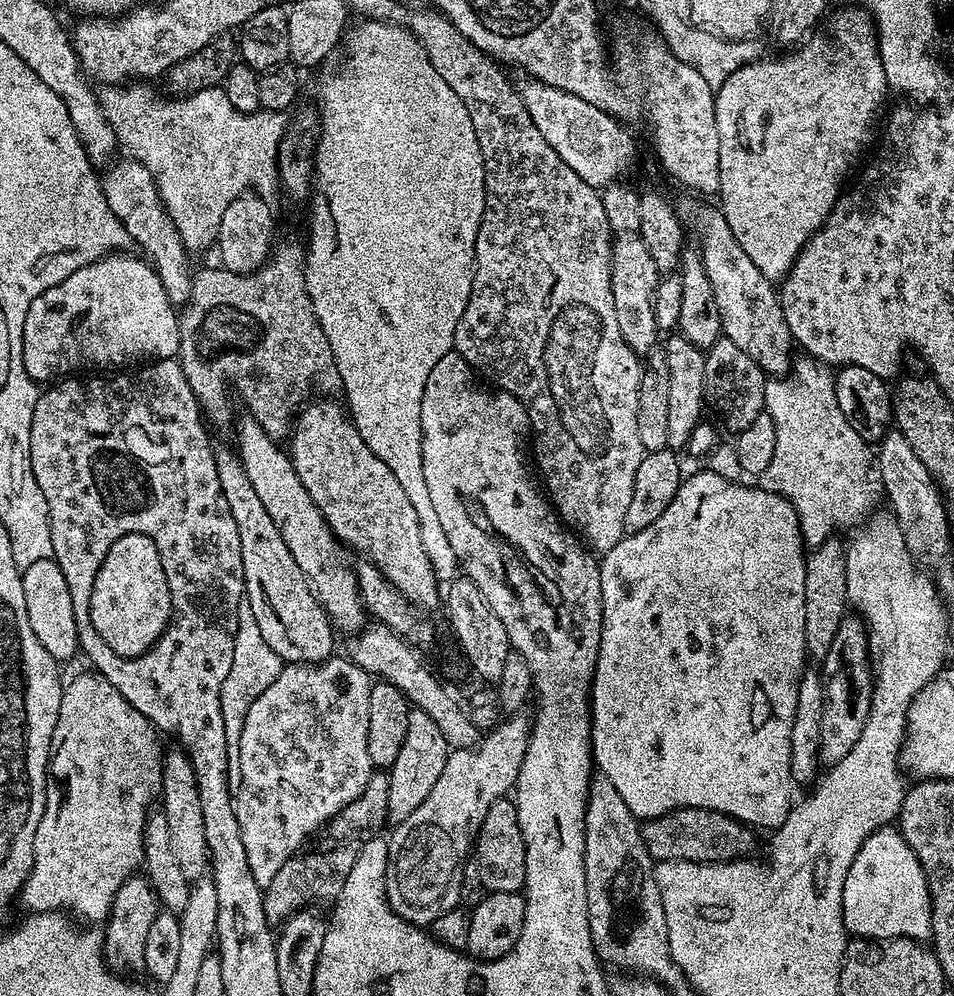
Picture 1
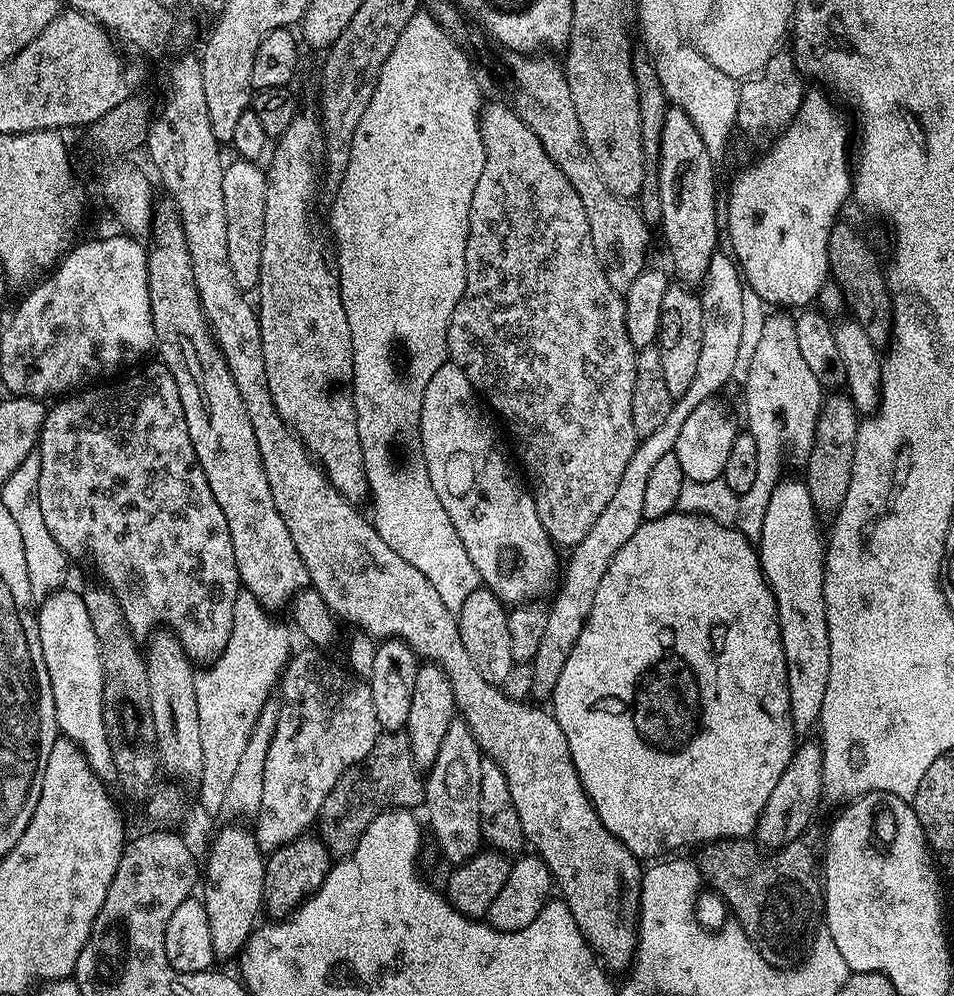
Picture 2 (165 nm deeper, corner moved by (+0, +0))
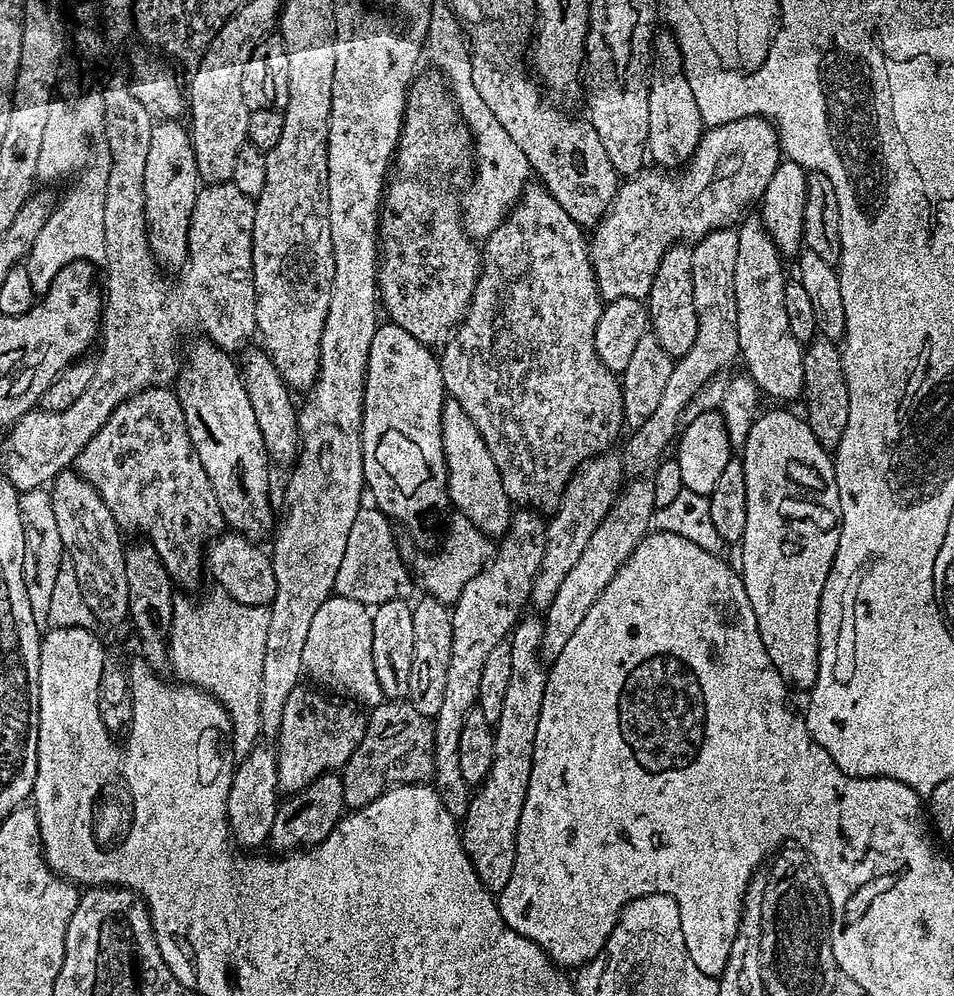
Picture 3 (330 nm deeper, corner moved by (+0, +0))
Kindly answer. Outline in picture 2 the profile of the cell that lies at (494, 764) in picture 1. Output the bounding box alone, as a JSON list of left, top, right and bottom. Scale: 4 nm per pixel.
[530,251,746,697]

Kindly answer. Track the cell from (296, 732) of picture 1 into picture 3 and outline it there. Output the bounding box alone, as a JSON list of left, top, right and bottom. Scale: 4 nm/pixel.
[274,687,368,794]

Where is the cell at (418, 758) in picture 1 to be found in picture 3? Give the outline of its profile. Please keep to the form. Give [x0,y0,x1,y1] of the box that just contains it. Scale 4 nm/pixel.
[407,594,452,718]

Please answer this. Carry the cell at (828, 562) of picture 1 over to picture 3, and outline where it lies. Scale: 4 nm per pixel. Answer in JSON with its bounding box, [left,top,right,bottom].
[802,336,849,449]

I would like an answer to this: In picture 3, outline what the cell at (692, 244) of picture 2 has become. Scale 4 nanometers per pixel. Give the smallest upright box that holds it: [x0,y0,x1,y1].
[648,30,706,170]

